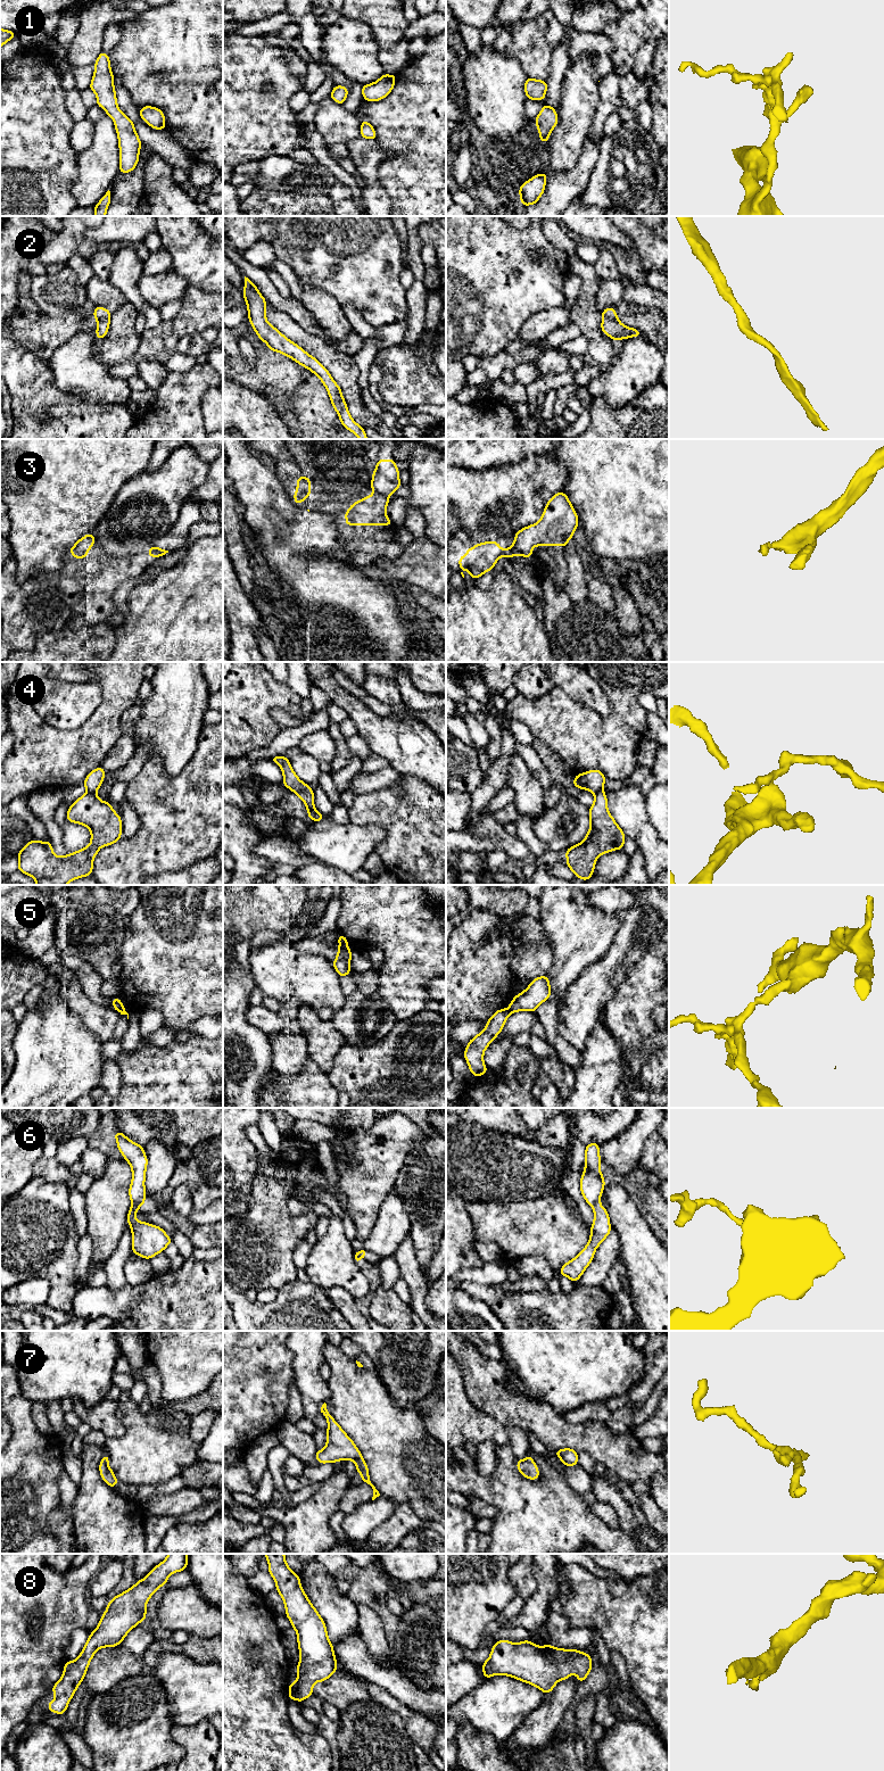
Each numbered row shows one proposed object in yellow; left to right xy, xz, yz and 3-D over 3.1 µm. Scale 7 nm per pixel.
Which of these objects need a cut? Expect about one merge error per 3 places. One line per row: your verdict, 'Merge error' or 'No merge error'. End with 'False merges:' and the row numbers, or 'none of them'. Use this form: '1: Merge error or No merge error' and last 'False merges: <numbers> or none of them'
1: No merge error
2: No merge error
3: Merge error
4: Merge error
5: Merge error
6: Merge error
7: No merge error
8: No merge error
False merges: 3, 4, 5, 6

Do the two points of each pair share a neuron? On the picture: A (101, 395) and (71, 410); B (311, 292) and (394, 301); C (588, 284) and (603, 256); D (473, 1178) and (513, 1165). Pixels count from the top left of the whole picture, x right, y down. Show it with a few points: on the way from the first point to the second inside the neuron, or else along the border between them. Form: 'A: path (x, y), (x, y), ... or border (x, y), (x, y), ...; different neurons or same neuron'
A: border (63, 390), (76, 394), (90, 403), (113, 405); different neurons
B: border (306, 283), (319, 287), (330, 294), (341, 306); different neurons
C: border (593, 262), (595, 273), (600, 279); different neurons
D: path (484, 1168), (503, 1168); same neuron

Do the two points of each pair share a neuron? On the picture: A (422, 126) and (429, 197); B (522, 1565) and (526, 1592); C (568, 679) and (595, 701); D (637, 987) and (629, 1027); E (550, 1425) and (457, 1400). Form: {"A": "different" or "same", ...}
{"A": "same", "B": "same", "C": "same", "D": "same", "E": "different"}

